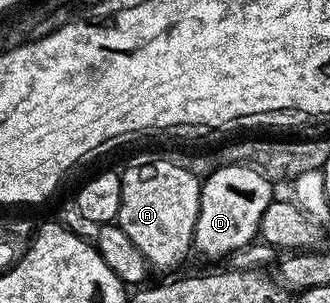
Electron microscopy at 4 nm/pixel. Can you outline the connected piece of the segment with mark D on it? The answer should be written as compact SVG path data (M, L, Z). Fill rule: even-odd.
M233 164L219 168L203 179L200 207L192 244L204 258L224 258L257 241L262 212L274 201L273 183L250 166Z

